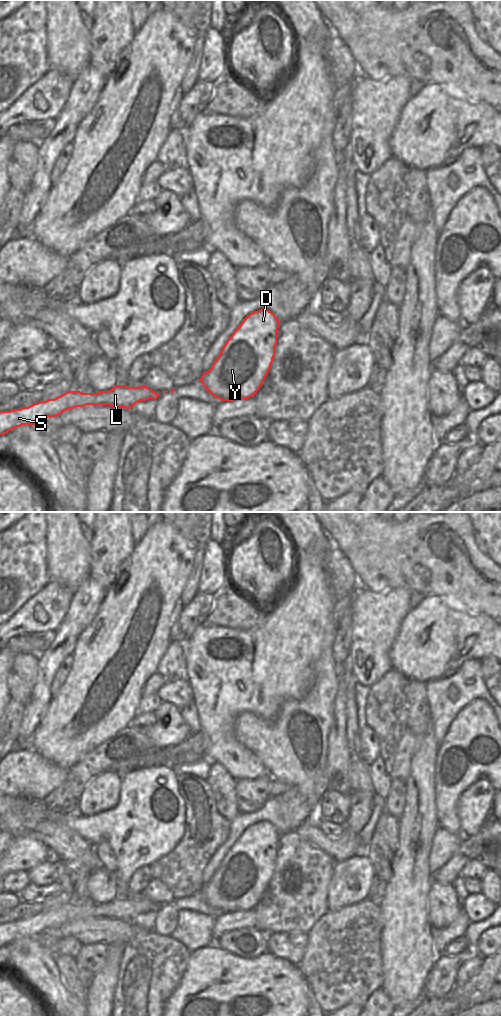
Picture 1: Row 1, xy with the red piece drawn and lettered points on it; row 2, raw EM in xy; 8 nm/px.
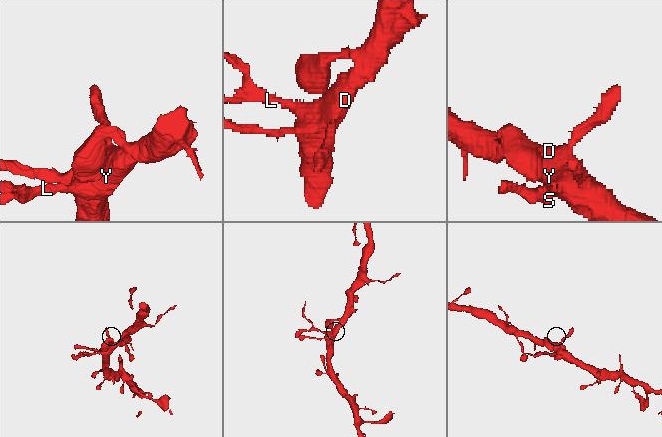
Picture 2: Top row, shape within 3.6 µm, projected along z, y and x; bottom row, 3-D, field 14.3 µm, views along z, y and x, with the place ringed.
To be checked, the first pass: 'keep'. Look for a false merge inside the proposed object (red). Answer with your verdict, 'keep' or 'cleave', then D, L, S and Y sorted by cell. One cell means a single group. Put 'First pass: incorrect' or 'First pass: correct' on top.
First pass: correct
keep; groups D L S Y

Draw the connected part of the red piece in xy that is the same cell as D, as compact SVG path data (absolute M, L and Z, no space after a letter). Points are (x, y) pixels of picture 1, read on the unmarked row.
M260 821L247 827L229 849L211 880L202 886L199 893L205 901L221 913L253 909L271 880L279 838L279 832L268 821Z

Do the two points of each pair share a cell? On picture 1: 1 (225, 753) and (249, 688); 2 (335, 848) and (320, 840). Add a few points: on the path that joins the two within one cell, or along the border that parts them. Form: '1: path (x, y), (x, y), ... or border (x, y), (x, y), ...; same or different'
1: path (225, 737), (225, 712), (233, 704); same
2: path (331, 845), (324, 842); same

